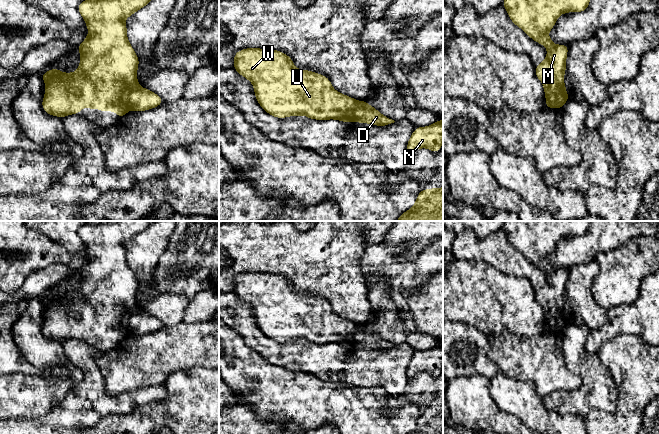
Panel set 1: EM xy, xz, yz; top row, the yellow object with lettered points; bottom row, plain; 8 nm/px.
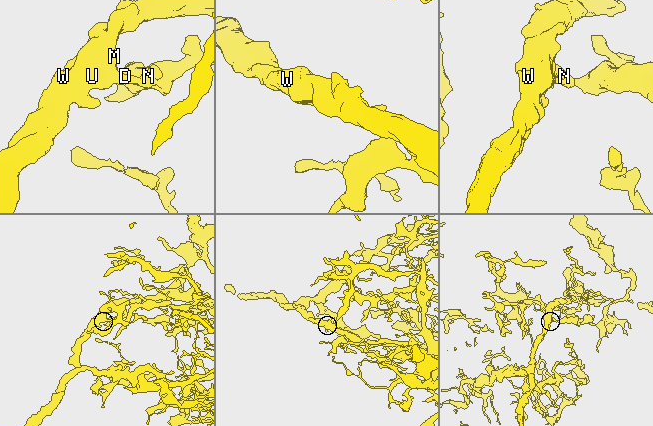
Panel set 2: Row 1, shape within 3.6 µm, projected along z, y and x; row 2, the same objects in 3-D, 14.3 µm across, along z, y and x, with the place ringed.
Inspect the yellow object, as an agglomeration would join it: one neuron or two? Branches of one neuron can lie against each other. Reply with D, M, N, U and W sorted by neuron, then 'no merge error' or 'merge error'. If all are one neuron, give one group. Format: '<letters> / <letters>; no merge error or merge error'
D N / M U W; merge error

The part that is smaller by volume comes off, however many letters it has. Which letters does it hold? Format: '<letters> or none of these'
M, U, W

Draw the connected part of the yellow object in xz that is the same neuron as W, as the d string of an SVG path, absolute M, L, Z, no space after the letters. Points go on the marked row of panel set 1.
M247 48L234 54L233 68L250 80L259 105L276 118L305 115L310 119L335 119L355 122L358 101L333 89L330 80L319 73L294 67L292 59L281 51Z

